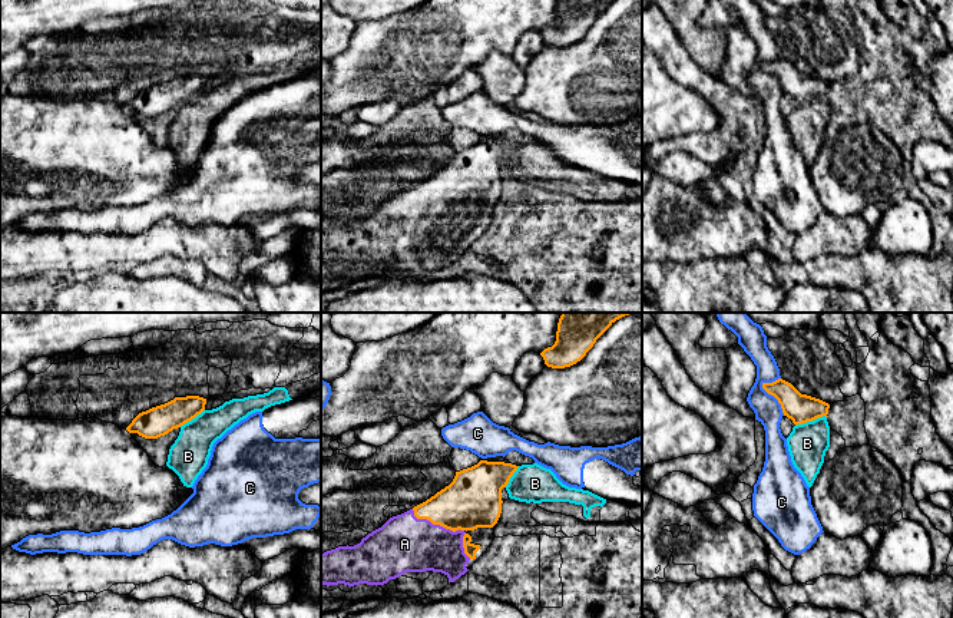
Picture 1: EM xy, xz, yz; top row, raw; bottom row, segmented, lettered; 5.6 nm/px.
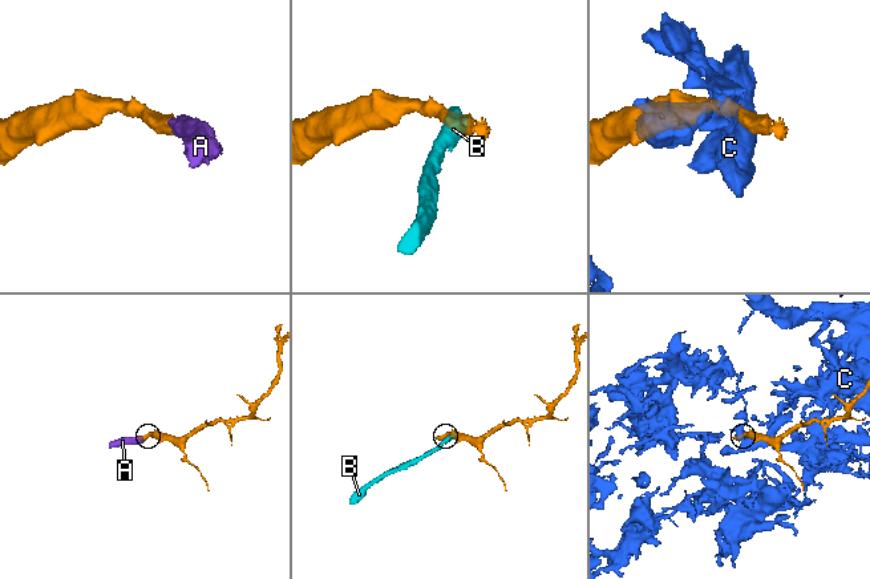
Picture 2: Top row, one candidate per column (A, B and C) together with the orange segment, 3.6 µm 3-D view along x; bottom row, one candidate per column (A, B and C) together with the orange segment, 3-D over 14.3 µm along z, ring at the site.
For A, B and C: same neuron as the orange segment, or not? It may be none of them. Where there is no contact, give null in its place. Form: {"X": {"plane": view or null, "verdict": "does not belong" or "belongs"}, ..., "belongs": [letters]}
{"A": {"plane": "xz", "verdict": "belongs"}, "B": {"plane": "yz", "verdict": "does not belong"}, "C": {"plane": "yz", "verdict": "does not belong"}, "belongs": ["A"]}

